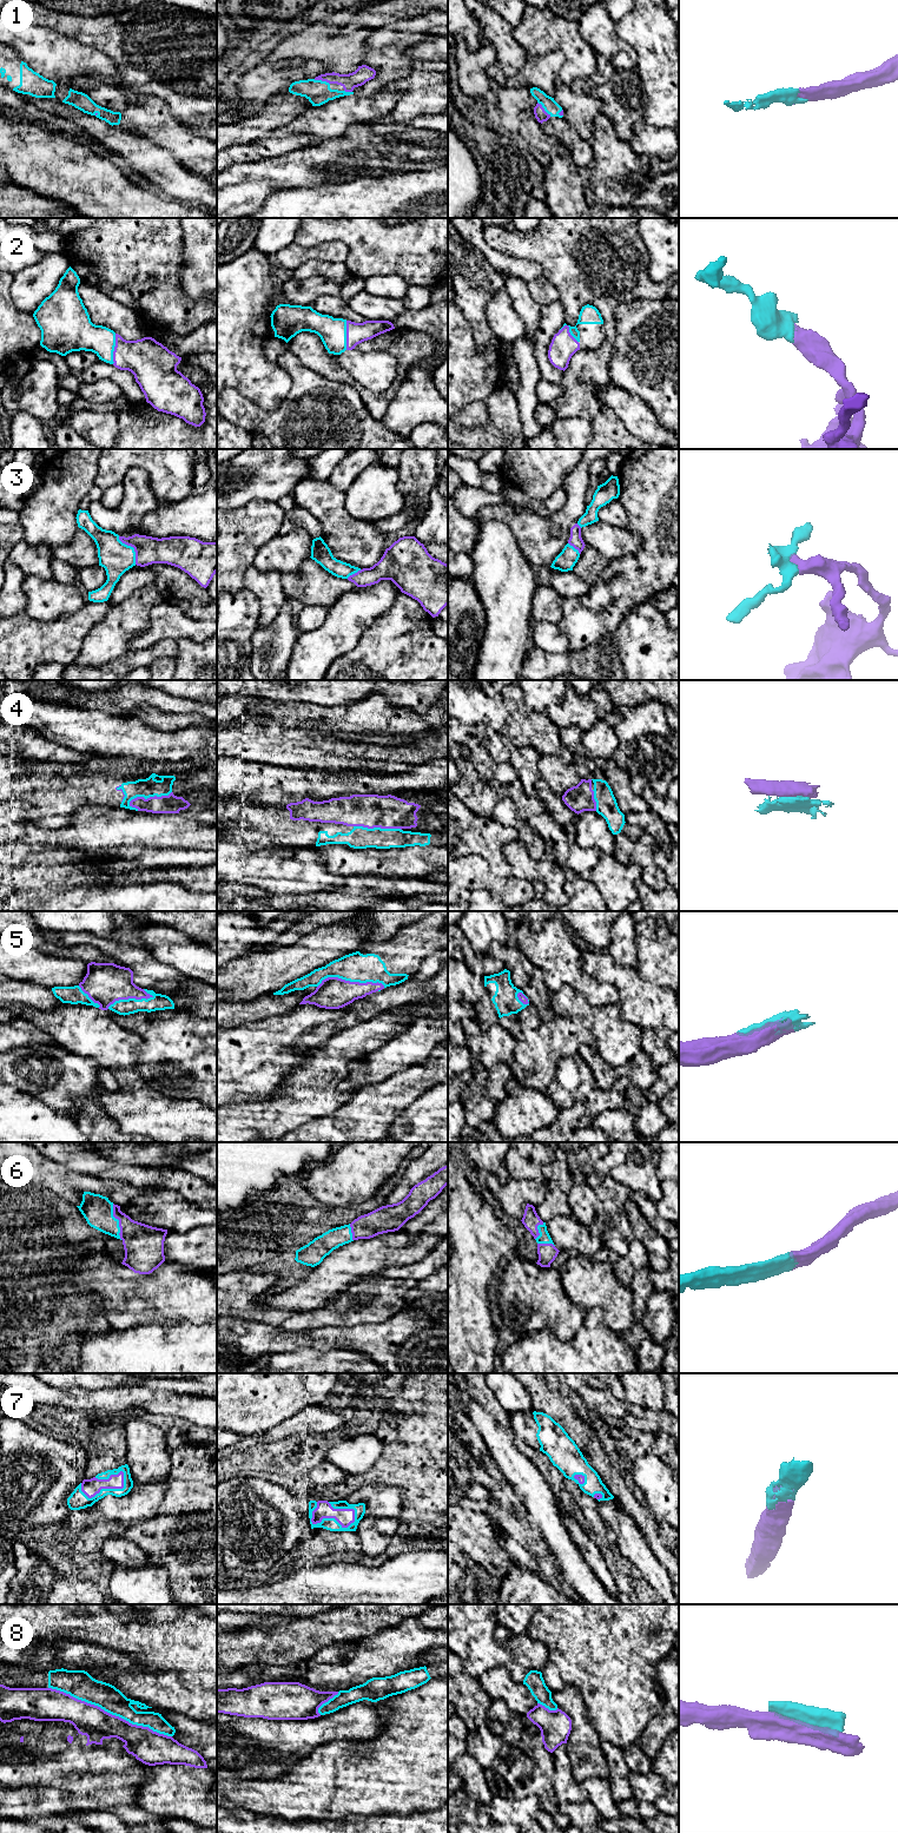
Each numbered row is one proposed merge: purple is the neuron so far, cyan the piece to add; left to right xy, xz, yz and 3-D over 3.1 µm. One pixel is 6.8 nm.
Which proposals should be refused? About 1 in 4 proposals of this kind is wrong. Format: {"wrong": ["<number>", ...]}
{"wrong": ["8"]}

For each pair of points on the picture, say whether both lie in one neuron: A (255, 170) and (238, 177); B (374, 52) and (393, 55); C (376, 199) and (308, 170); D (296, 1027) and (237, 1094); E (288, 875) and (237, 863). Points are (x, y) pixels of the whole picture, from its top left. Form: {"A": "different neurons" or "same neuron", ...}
{"A": "same neuron", "B": "same neuron", "C": "different neurons", "D": "same neuron", "E": "same neuron"}

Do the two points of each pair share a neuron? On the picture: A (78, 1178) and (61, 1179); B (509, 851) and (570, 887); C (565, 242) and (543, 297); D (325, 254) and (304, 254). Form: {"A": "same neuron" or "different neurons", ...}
{"A": "same neuron", "B": "different neurons", "C": "different neurons", "D": "same neuron"}

